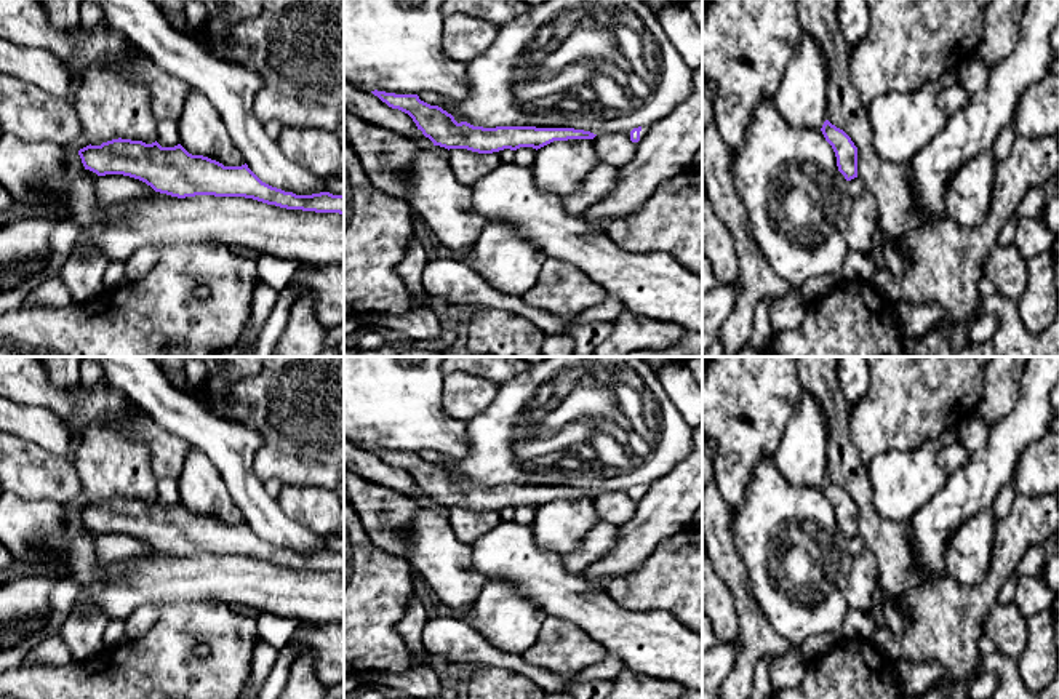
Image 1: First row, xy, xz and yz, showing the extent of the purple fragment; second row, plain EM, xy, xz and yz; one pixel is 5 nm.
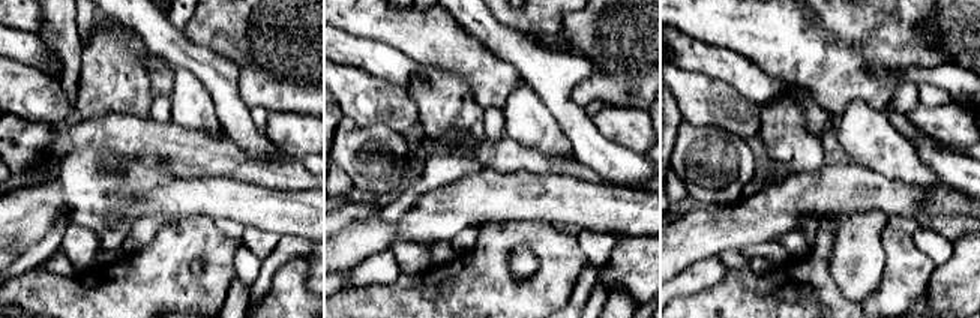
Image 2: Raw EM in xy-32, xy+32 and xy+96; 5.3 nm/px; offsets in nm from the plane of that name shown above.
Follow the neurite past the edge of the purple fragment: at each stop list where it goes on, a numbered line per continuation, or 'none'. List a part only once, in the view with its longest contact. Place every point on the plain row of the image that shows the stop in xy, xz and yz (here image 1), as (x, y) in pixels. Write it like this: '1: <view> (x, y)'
none

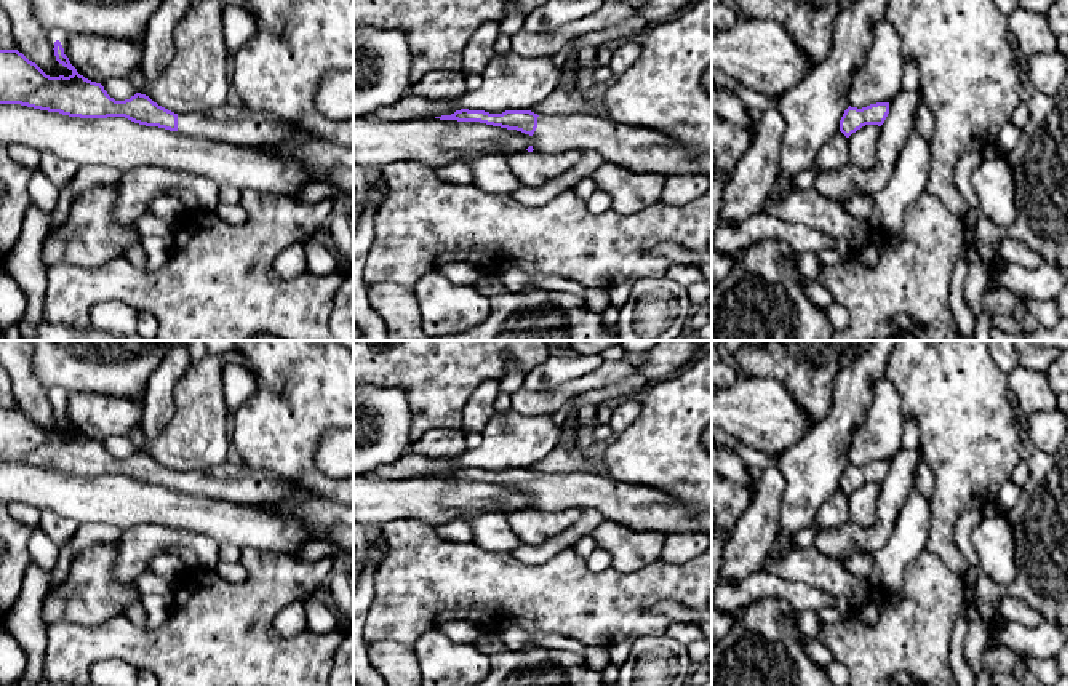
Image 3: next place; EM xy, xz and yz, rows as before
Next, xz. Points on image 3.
1: xz (638, 507)

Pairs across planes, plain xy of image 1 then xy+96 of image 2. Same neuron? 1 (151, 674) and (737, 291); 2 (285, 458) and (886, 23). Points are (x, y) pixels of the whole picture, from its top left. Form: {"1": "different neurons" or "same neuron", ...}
{"1": "same neuron", "2": "different neurons"}

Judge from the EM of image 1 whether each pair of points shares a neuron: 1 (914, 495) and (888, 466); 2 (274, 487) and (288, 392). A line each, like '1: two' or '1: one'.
1: one
2: two

